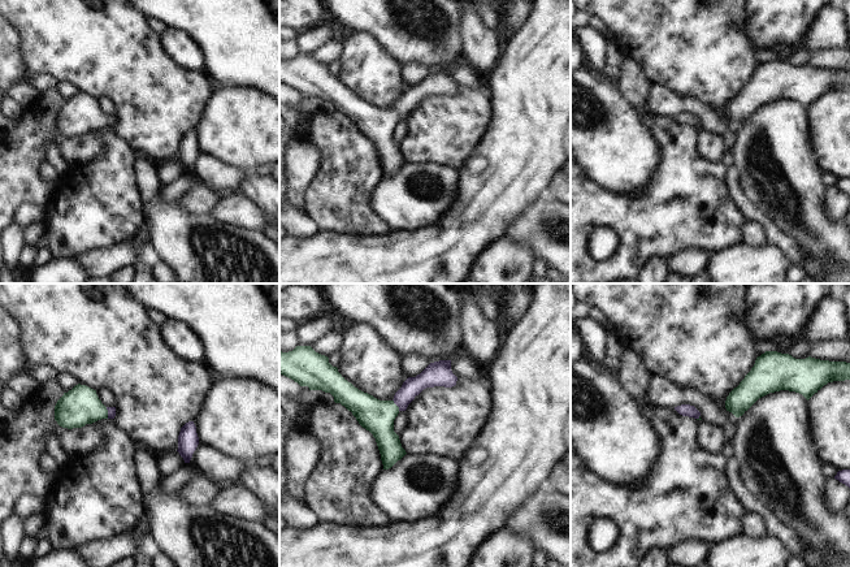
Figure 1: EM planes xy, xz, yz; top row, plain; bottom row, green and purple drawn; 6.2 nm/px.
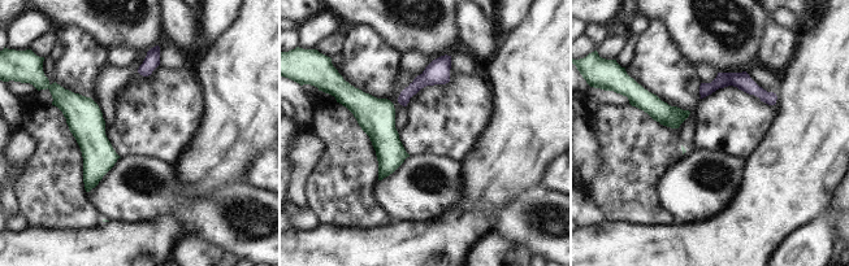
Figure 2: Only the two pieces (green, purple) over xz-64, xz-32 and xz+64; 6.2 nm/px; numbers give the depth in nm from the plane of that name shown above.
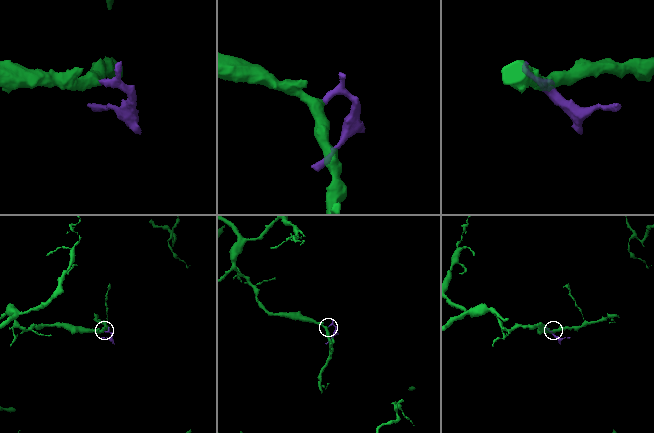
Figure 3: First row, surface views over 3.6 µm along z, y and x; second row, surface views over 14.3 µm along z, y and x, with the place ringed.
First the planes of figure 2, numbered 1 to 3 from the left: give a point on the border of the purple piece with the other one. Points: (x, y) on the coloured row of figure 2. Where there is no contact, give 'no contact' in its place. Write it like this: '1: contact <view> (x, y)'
1: no contact
2: no contact
3: no contact

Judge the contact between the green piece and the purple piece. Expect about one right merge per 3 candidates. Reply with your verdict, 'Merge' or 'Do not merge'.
Merge.

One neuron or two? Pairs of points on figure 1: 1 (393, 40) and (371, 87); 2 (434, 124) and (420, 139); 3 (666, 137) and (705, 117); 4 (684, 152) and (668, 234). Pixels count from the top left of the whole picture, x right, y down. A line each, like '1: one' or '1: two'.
1: two
2: one
3: two
4: one

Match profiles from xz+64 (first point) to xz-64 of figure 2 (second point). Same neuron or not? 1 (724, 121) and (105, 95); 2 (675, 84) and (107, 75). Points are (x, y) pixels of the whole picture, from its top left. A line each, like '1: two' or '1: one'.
1: two
2: two

